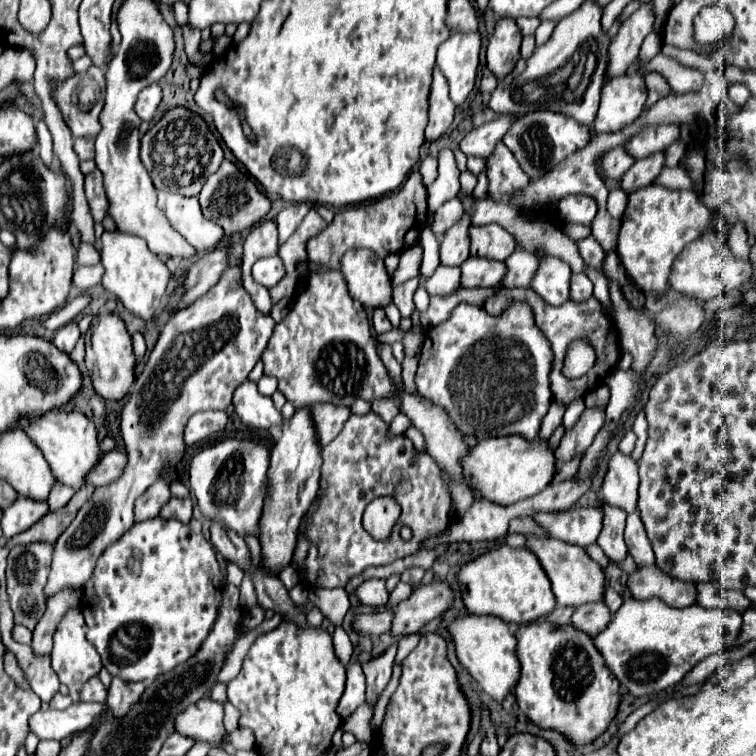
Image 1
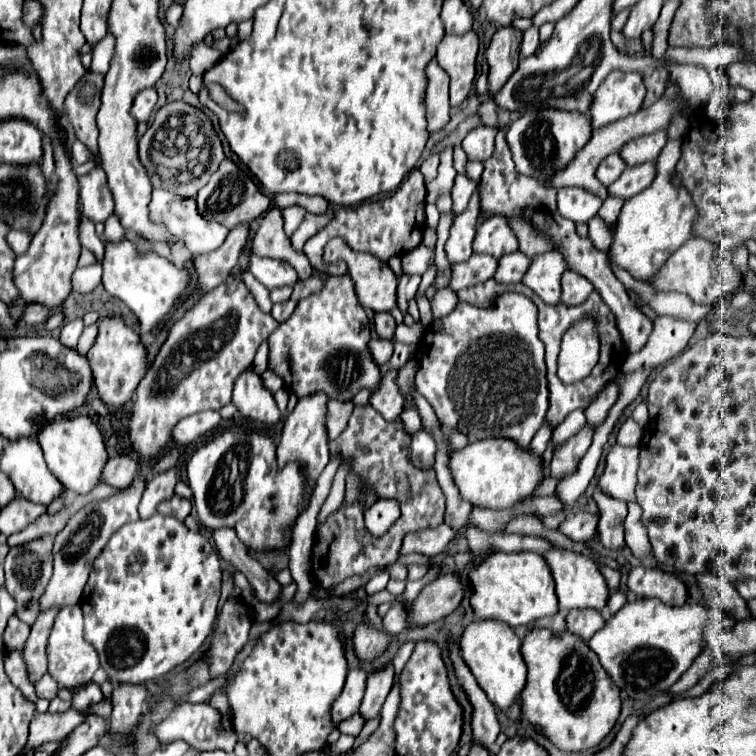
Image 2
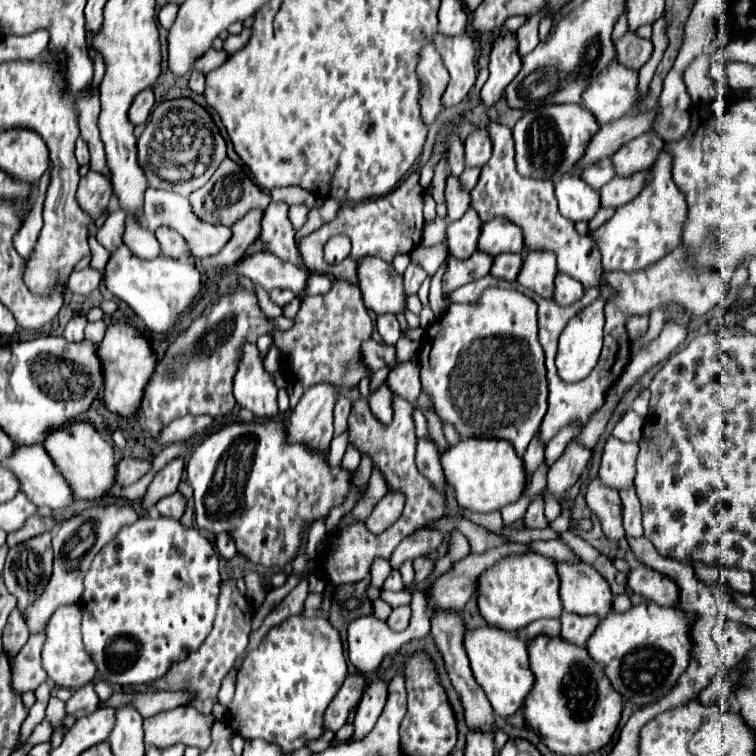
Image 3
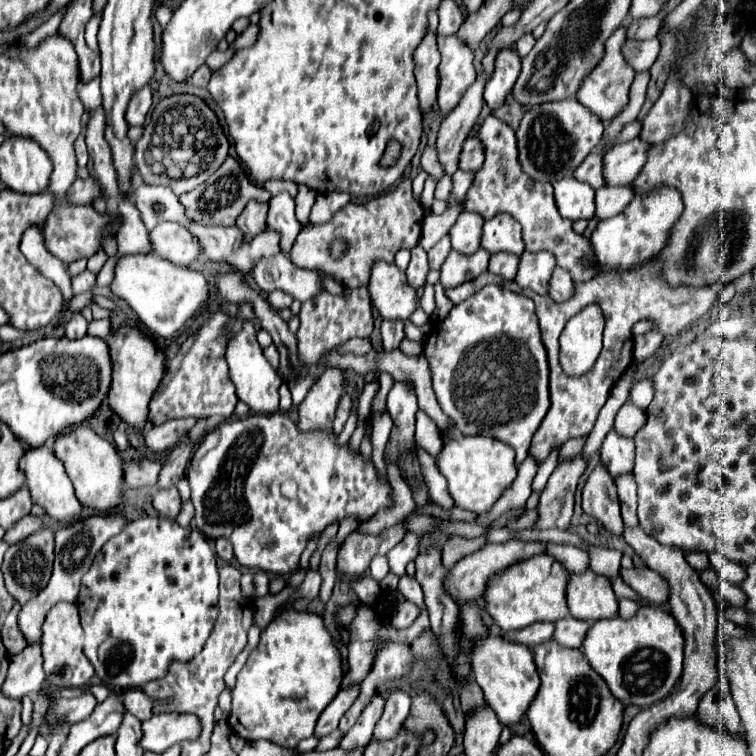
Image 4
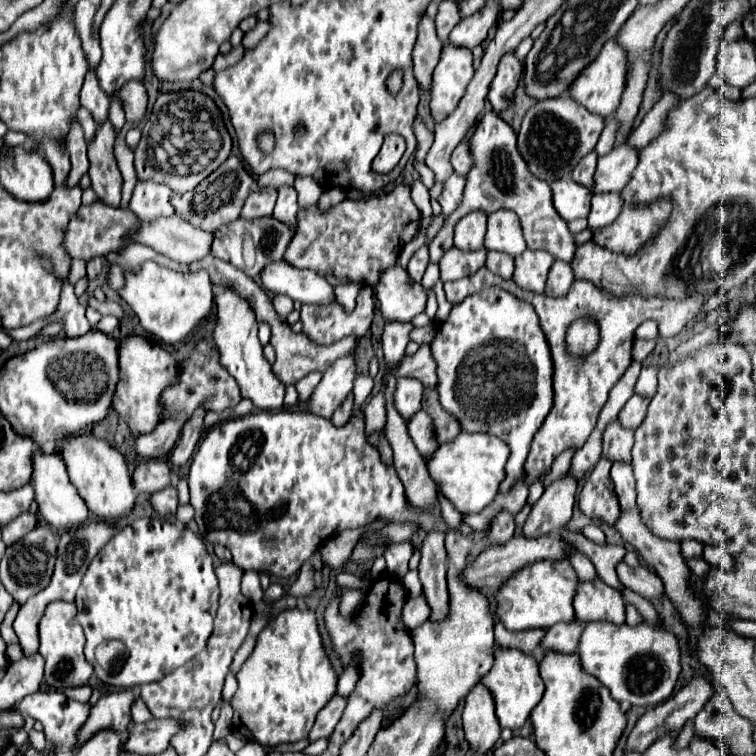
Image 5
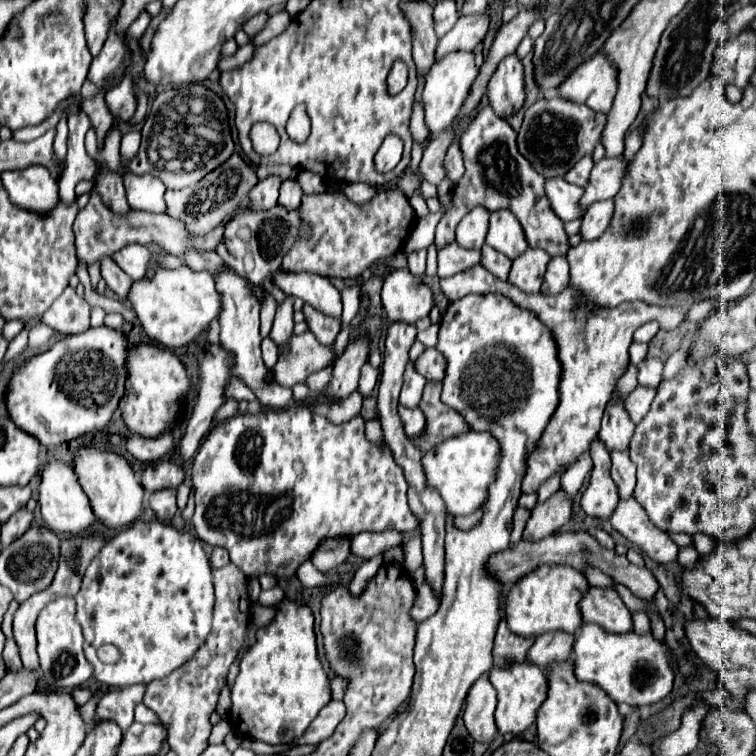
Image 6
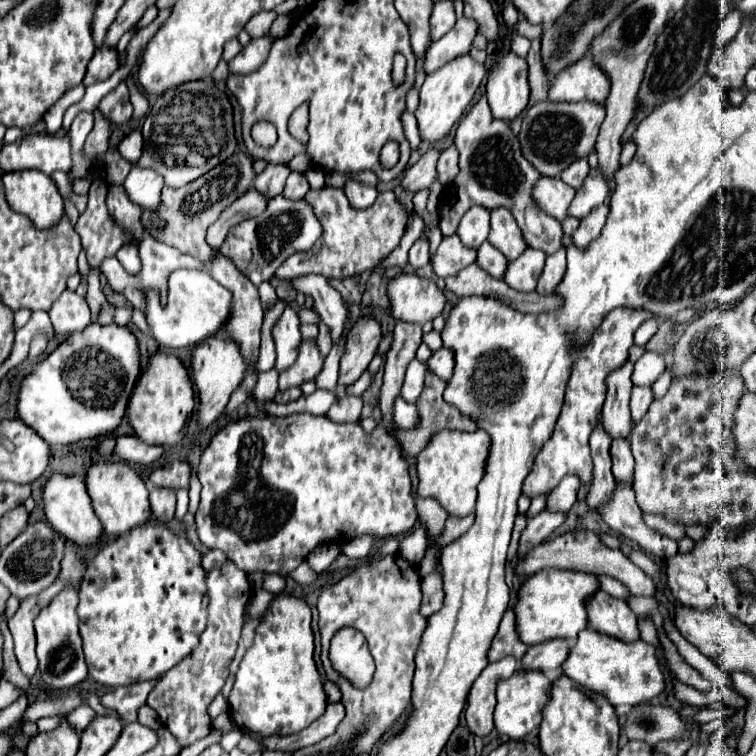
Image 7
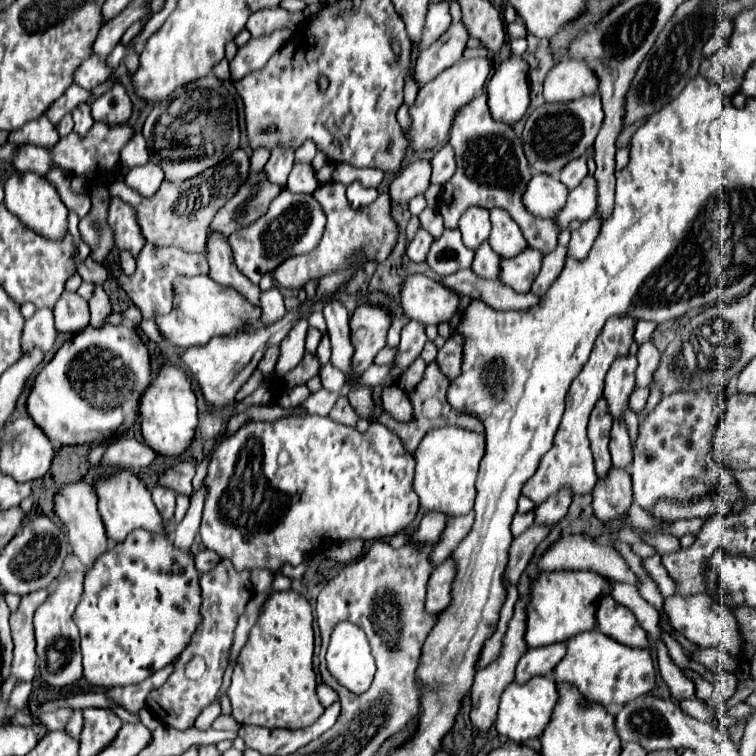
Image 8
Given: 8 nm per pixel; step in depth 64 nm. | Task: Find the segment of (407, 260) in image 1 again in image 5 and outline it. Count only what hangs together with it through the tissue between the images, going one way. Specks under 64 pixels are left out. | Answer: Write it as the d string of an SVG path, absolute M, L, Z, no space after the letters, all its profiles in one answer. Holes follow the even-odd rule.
M488 112L480 118L480 122L470 138L470 146L472 146L472 156L474 156L474 168L466 176L468 182L464 188L464 198L462 198L460 206L446 218L446 226L438 232L438 236L430 244L430 262L438 264L440 256L448 248L452 248L454 224L464 214L480 210L486 216L490 216L492 212L496 212L500 208L506 208L506 210L512 210L518 214L520 224L524 228L524 238L526 238L526 244L530 250L546 250L556 260L570 262L578 248L574 234L568 230L568 222L564 222L564 218L560 218L560 214L556 212L556 208L552 204L552 190L550 190L548 182L538 180L528 172L526 162L522 160L522 156L516 150L514 130L498 114Z

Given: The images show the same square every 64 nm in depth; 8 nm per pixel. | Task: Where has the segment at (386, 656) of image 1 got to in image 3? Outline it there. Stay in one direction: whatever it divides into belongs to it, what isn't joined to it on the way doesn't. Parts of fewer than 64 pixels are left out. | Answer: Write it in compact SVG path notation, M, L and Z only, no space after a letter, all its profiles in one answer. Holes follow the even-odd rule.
M378 680L378 682L368 684L368 688L362 696L362 702L358 704L358 710L356 710L356 718L354 718L356 732L354 732L352 740L362 740L374 728L374 724L384 708L386 696L388 696L388 682Z

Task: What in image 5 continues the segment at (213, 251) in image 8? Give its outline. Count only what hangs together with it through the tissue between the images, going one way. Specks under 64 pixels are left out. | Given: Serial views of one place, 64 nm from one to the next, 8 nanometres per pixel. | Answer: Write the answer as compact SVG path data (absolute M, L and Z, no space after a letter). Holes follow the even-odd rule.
M224 290L216 296L218 304L218 324L214 328L216 346L220 348L220 362L228 370L228 374L238 382L242 398L252 400L258 410L282 410L284 384L272 372L270 362L262 354L262 344L258 342L258 322L248 302L234 294L232 290Z

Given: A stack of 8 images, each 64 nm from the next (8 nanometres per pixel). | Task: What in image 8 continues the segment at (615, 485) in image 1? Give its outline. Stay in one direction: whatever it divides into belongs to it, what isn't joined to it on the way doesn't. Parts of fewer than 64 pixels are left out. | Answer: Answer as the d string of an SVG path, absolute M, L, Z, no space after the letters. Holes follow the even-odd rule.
M636 356L618 358L606 374L606 388L604 398L608 400L608 410L612 412L614 420L624 420L624 412L628 408L630 394L634 390L634 370L636 370Z

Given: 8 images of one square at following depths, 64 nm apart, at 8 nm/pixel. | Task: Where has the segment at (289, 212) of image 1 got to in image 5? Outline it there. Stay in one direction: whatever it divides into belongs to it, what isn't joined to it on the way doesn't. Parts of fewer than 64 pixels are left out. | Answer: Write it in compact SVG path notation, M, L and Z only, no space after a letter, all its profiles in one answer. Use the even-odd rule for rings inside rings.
M296 178L294 188L298 192L298 206L300 206L300 210L310 208L312 204L316 204L320 194L324 192L324 190L320 190L320 186L312 178Z

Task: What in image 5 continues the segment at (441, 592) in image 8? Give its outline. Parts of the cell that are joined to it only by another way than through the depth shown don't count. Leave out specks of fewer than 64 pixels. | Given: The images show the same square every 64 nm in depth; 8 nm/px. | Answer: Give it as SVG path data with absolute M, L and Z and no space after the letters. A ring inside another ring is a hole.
M424 596L408 598L406 604L404 604L404 612L402 612L404 626L410 628L410 630L418 628L420 624L424 624L428 620L428 614L430 614L430 608L428 608Z

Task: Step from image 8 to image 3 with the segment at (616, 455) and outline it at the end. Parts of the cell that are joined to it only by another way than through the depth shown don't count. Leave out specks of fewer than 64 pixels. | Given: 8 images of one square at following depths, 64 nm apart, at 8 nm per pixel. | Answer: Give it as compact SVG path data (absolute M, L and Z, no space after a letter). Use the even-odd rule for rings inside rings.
M634 488L620 492L622 504L624 504L624 530L626 538L640 538L644 536L642 520L640 520L640 502L636 498Z

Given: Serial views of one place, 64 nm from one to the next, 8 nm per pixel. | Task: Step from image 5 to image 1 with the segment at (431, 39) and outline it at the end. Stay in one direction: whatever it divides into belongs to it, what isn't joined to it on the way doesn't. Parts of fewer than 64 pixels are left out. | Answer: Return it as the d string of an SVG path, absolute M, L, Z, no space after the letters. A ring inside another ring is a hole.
M434 68L434 82L430 92L430 122L426 126L426 142L438 140L454 122L456 106L448 96L446 78L438 68Z

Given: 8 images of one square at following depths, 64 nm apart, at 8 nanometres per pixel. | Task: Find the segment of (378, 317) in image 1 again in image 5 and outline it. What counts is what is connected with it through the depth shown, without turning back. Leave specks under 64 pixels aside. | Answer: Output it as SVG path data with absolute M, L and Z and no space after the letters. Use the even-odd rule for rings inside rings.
M386 322L384 334L382 334L382 348L386 364L398 364L402 360L406 344L408 344L408 332L412 330L412 324L392 324Z

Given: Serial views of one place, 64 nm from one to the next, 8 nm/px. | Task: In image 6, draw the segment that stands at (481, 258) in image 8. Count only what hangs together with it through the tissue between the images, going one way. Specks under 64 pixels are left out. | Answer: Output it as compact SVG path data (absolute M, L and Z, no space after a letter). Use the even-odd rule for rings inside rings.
M482 246L482 262L480 262L484 268L488 268L496 278L500 280L506 280L508 278L508 272L510 272L510 266L512 266L512 260L500 252L496 252L494 248L490 246Z

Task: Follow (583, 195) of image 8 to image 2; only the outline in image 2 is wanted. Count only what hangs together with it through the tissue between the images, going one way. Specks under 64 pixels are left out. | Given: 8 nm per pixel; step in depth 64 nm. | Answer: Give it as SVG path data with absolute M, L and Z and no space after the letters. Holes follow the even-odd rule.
M660 130L654 134L646 134L640 136L638 140L630 140L628 144L624 144L624 148L620 150L620 156L626 160L628 166L636 166L648 160L656 160L660 150L666 146L668 142L668 132Z

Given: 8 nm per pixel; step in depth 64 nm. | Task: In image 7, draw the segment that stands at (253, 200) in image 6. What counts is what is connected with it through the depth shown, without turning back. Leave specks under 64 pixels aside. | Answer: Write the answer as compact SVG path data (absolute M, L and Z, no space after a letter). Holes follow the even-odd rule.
M268 164L268 168L254 180L254 188L266 200L272 200L282 194L288 174L290 174L290 168L286 164Z

